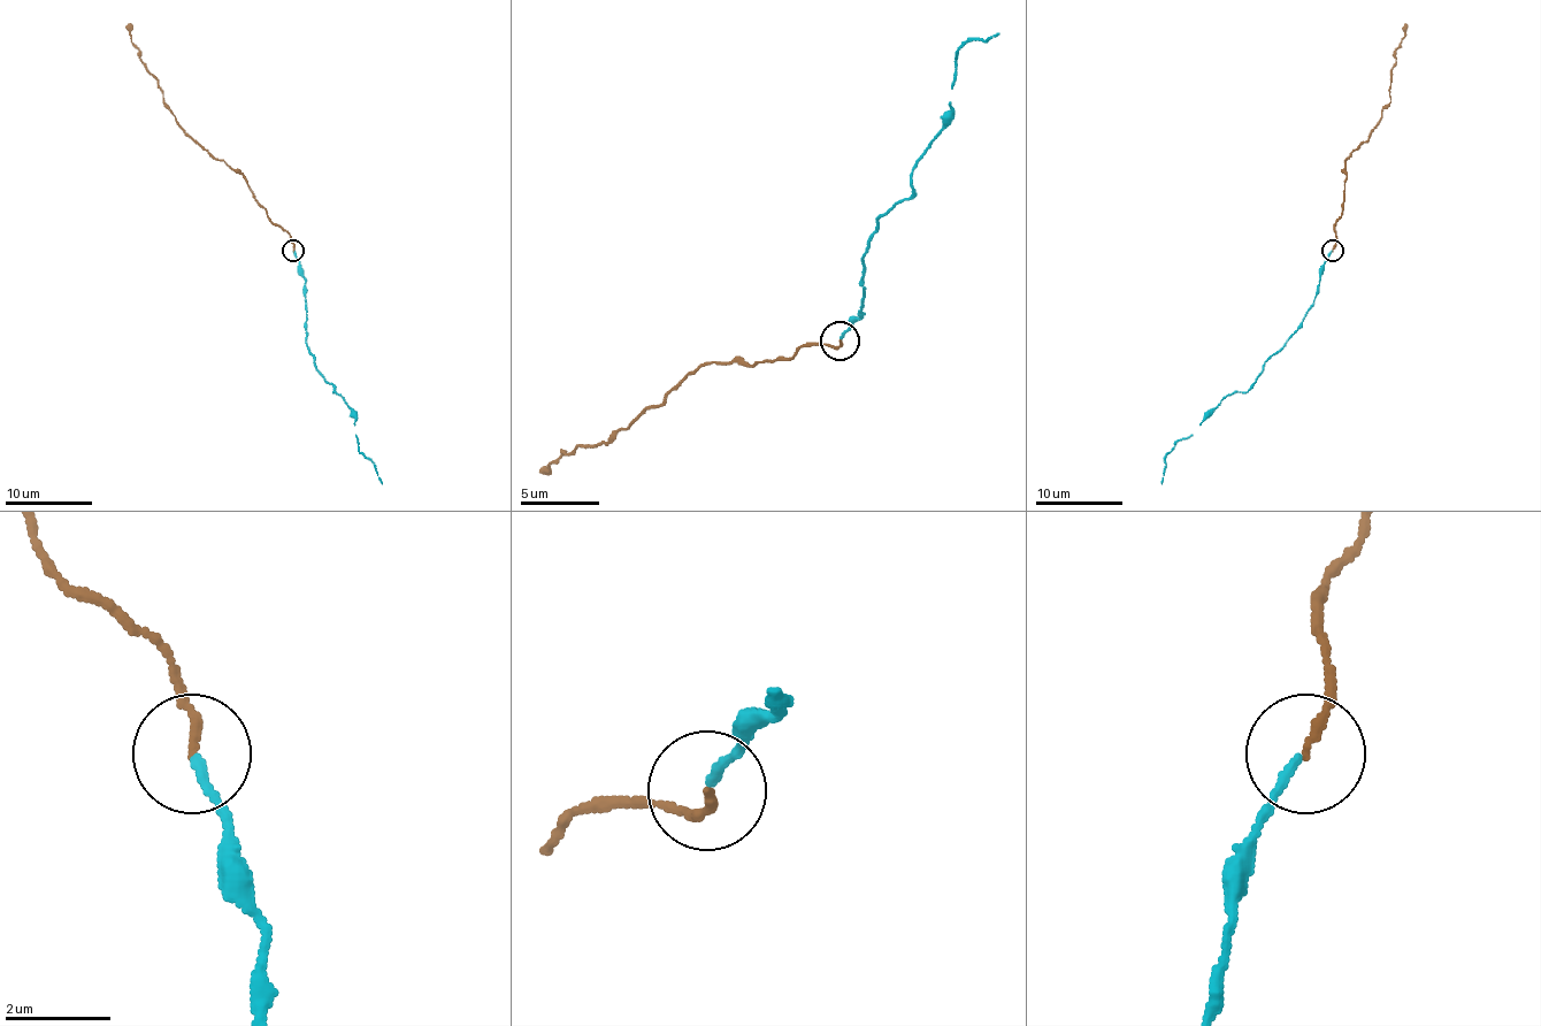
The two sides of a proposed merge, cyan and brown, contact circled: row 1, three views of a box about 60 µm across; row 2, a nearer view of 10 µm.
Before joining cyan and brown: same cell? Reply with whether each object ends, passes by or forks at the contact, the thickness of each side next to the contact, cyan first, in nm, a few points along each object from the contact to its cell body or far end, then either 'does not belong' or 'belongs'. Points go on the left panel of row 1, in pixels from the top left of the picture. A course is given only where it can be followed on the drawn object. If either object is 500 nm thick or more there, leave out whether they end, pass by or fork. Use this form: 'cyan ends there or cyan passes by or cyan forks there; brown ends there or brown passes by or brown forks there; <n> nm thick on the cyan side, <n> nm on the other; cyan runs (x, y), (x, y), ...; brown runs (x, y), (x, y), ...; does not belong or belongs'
cyan ends there; brown ends there; 160 nm thick on the cyan side, 160 nm on the other; cyan runs (293, 250), (305, 276), (307, 349), (317, 373), (334, 385), (334, 392), (355, 419), (358, 443), (381, 484); brown runs (293, 250), (289, 235), (271, 221), (245, 177), (191, 138), (165, 101), (158, 79), (131, 41), (131, 24); belongs

